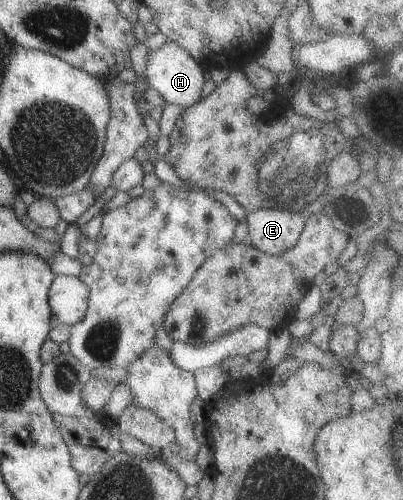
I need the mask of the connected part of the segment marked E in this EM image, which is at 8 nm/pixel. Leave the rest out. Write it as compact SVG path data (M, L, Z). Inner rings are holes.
M255 209L246 215L248 242L261 252L278 255L295 246L304 227L300 212Z

